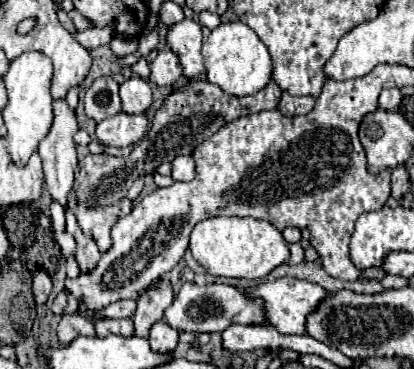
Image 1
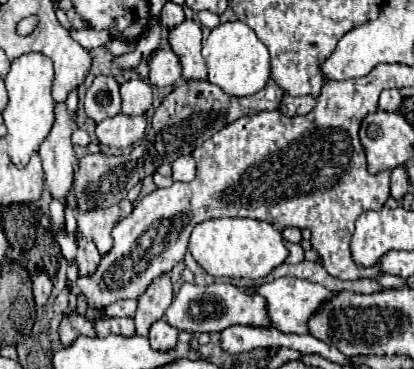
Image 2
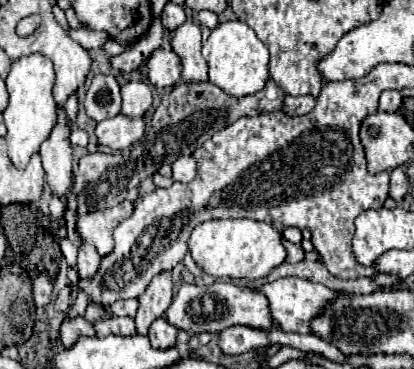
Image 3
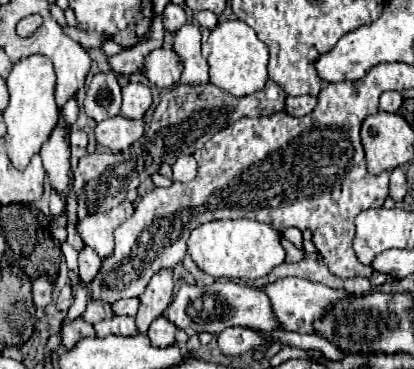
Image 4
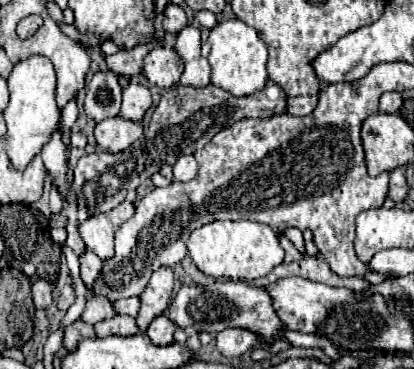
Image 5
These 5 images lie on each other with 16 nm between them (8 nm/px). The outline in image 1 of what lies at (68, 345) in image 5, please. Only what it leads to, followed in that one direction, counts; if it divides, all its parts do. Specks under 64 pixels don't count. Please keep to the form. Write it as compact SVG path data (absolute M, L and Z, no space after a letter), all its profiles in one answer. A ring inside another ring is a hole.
M64 314L58 324L58 338L62 346L68 346L76 336L94 336L94 324L80 314Z

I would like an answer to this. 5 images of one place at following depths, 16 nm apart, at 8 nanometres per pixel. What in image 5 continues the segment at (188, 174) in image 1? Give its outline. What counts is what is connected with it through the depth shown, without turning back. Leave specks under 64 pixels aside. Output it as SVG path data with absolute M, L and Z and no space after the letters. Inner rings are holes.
M180 156L178 162L174 164L174 180L188 182L196 176L196 172L198 172L198 164L194 156Z

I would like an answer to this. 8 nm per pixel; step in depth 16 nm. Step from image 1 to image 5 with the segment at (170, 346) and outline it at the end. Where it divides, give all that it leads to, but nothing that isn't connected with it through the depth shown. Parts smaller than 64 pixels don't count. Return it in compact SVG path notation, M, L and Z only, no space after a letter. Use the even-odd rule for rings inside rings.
M162 312L160 316L156 316L156 318L150 322L146 334L150 336L150 340L152 340L154 344L172 344L172 342L174 342L174 336L172 336L174 330L176 330L176 324L168 318L166 312Z

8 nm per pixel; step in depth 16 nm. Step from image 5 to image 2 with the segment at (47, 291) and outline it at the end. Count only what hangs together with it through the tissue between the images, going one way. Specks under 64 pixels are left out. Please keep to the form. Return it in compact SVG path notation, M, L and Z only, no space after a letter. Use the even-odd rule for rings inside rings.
M40 272L38 276L34 276L34 302L36 302L36 306L46 306L50 300L50 292L52 292L52 282L50 282L48 274Z

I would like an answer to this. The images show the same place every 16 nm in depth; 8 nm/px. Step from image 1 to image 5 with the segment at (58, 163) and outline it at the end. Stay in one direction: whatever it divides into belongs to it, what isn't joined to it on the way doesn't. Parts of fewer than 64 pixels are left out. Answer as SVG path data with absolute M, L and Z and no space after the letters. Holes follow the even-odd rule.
M60 130L52 136L52 140L42 148L42 160L46 170L50 172L52 182L62 190L66 186L66 170L68 170L68 162L66 162L66 146L60 140Z

